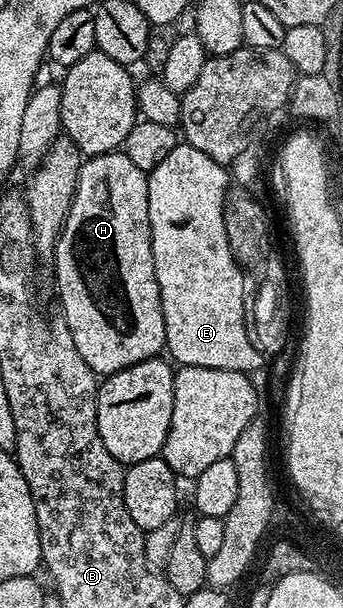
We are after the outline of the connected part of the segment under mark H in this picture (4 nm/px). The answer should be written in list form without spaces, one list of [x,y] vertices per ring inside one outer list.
[[[122,150],[84,158],[79,169],[75,200],[63,222],[63,234],[55,245],[53,262],[59,303],[63,306],[61,317],[67,322],[77,353],[81,353],[85,365],[89,365],[99,377],[154,359],[167,345],[161,293],[153,265],[147,177],[148,172],[137,169]]]

